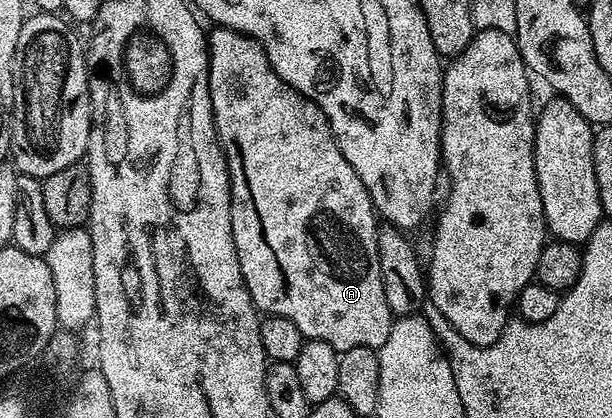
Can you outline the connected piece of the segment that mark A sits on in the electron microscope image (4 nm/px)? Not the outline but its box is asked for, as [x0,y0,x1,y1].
[208,33,394,352]

